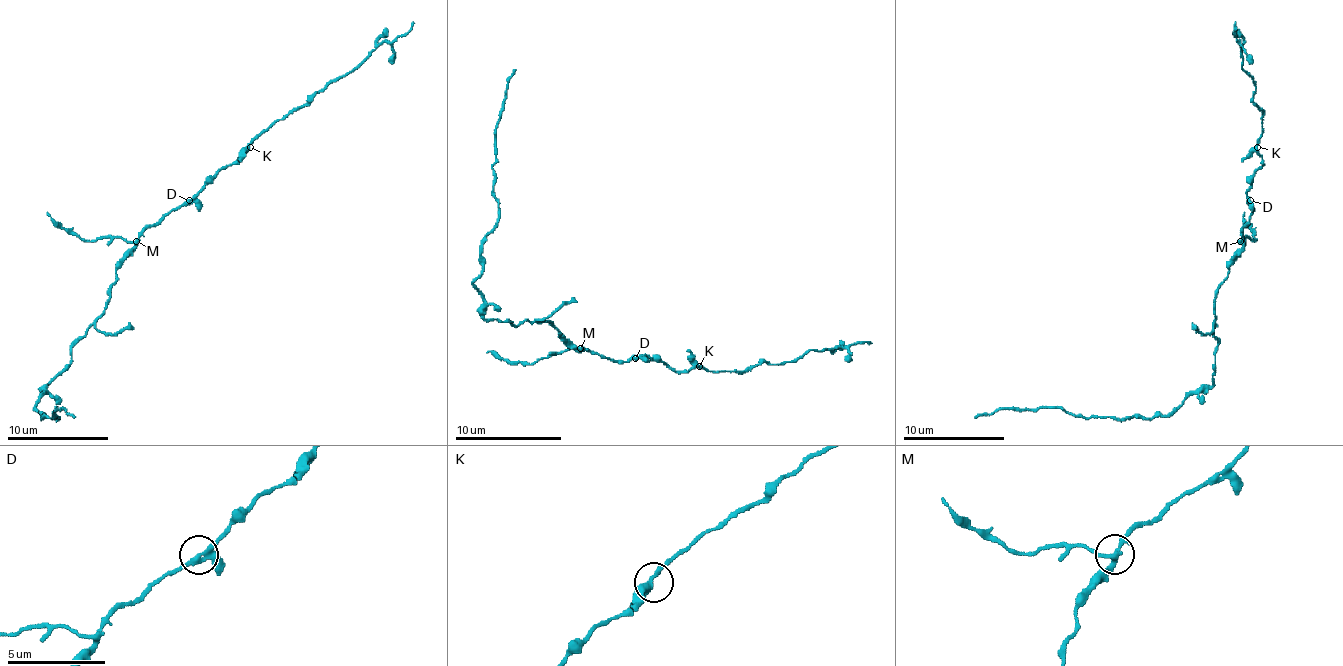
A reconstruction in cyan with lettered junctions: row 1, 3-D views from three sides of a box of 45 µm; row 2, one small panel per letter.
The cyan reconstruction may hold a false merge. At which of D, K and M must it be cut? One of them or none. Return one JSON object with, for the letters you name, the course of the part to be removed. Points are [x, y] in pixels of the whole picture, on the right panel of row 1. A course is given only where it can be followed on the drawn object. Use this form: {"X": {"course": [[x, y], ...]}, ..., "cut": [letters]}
{"M": {"course": [[1240, 241], [1255, 241], [1245, 213]]}, "cut": ["M"]}

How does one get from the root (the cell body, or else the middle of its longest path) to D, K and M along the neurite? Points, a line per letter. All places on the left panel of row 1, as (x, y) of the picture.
D: (117, 268), (117, 261), (148, 228), (189, 200)
K: (117, 268), (117, 261), (148, 228), (186, 205), (250, 147)
M: (117, 268), (117, 261), (135, 241)

